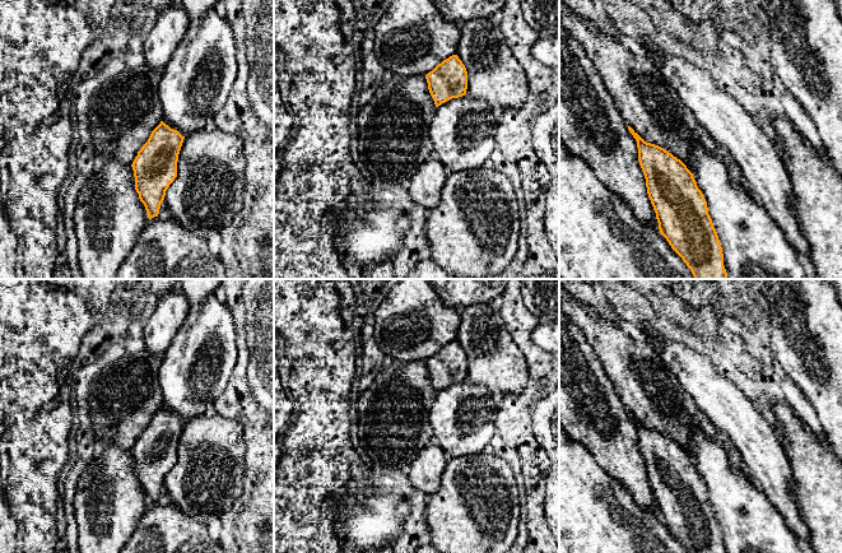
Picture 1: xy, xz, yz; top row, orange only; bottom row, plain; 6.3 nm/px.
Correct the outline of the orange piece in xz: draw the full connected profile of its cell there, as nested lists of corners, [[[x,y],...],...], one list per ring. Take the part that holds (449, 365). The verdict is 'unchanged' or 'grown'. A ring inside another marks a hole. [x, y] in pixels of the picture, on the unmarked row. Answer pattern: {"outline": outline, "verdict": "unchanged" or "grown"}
{"outline": [[[457,340],[438,349],[425,361],[425,364],[436,392],[466,380],[467,357]]], "verdict": "unchanged"}

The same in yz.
{"outline": [[[631,412],[637,427],[638,447],[647,479],[656,498],[660,519],[688,553],[725,553],[722,533],[708,499],[707,487],[687,451],[664,433],[645,427]]], "verdict": "unchanged"}

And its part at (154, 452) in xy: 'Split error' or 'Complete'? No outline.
Complete

